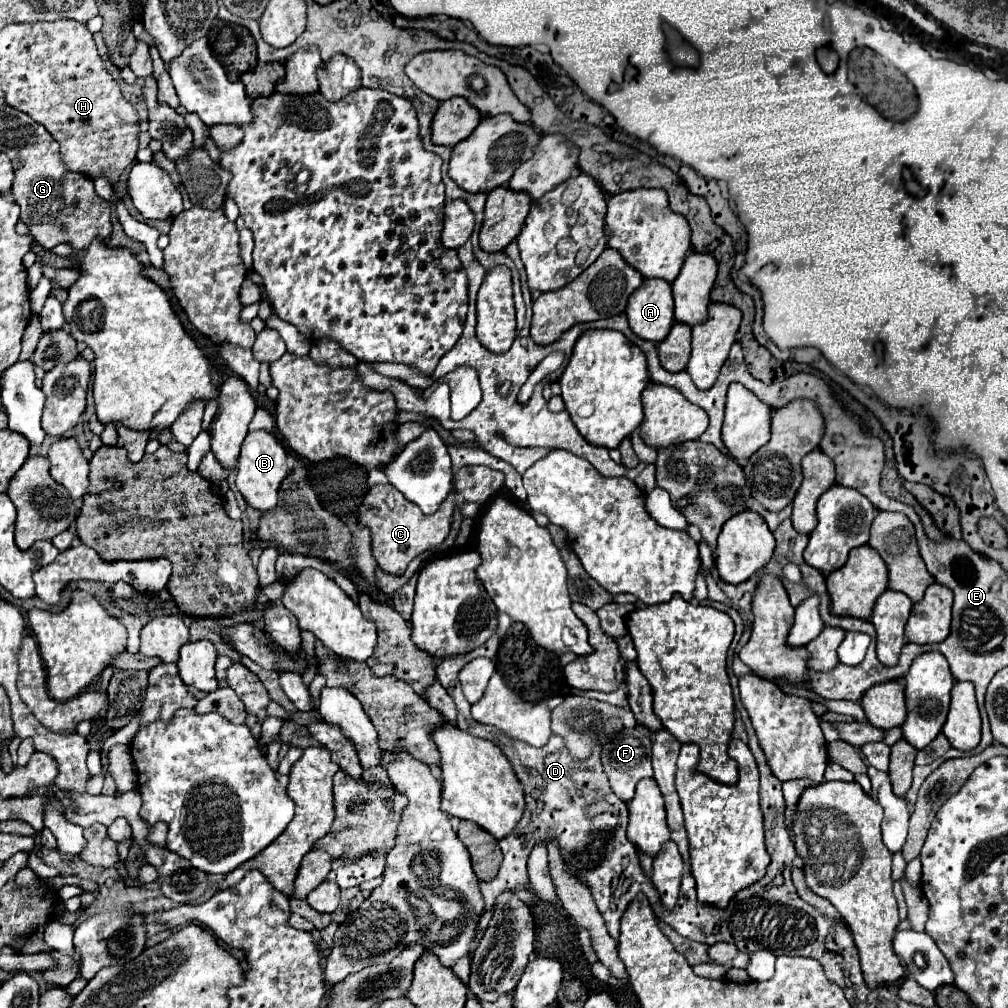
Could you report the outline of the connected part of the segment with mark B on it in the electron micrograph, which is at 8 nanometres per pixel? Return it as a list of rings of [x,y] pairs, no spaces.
[[[265,430],[249,432],[243,442],[239,464],[237,464],[237,488],[243,494],[247,506],[251,506],[259,512],[273,510],[277,506],[279,486],[285,480],[287,472],[289,472],[287,450],[283,448],[283,444],[273,434],[269,434]]]

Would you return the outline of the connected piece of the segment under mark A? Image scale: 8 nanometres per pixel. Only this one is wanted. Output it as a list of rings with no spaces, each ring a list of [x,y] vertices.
[[[645,280],[643,286],[629,296],[625,314],[629,328],[639,338],[663,342],[675,324],[671,284],[665,280]]]

